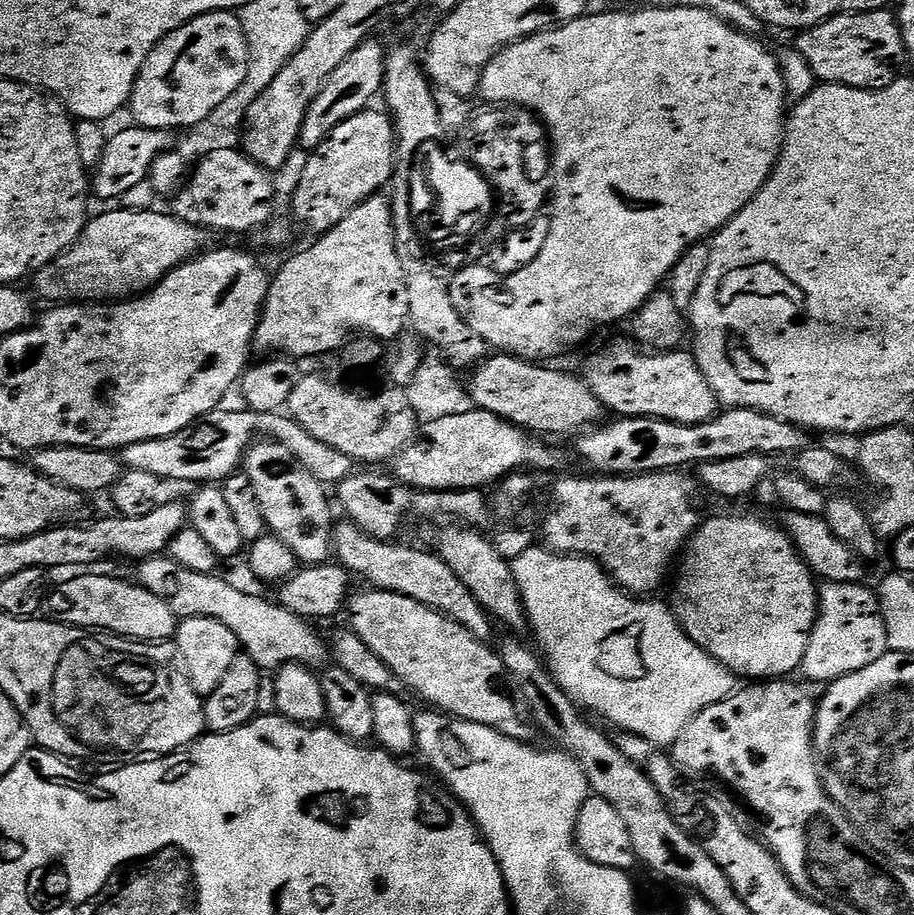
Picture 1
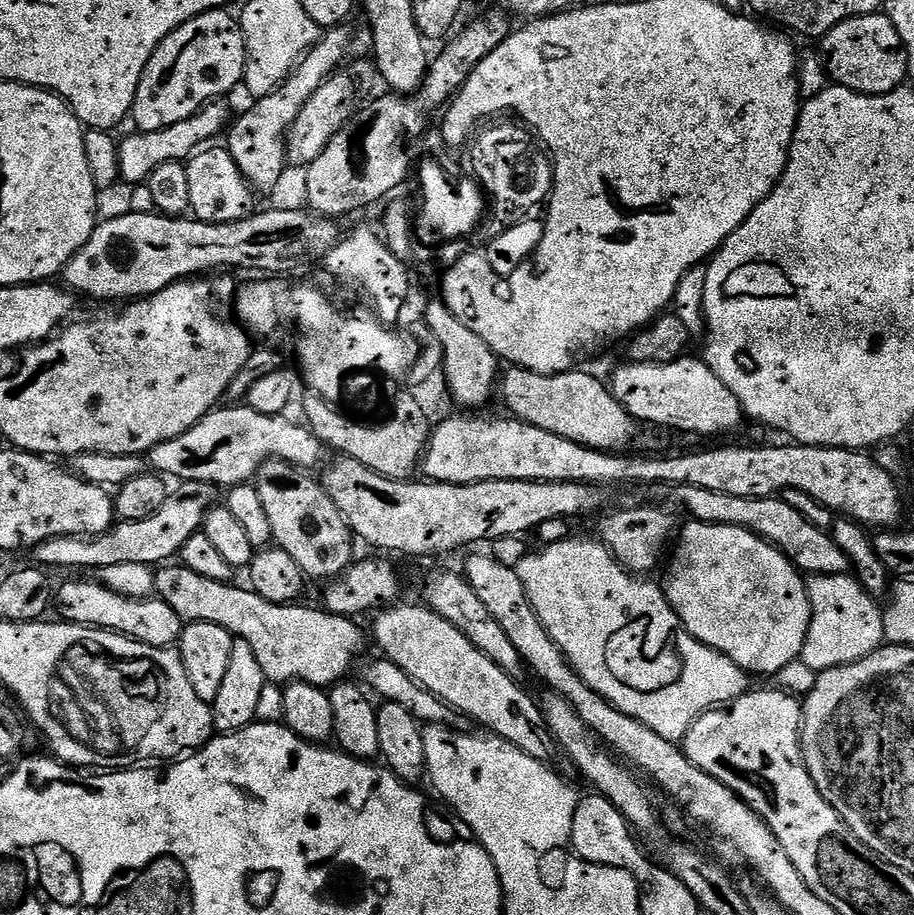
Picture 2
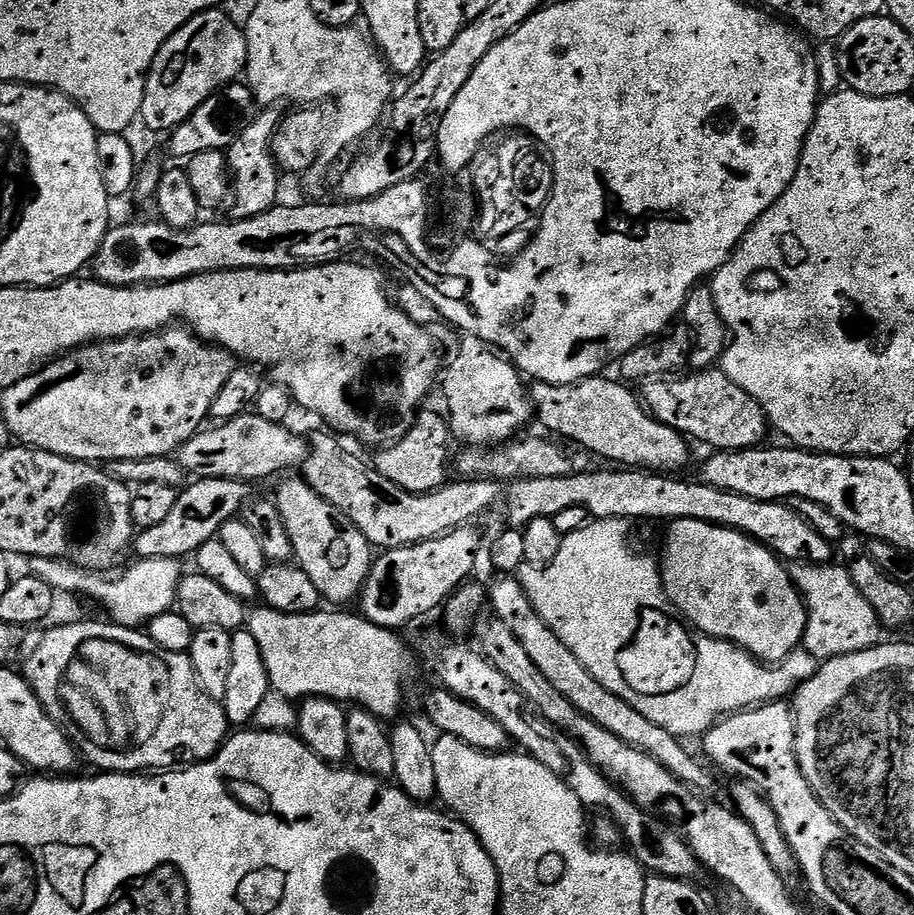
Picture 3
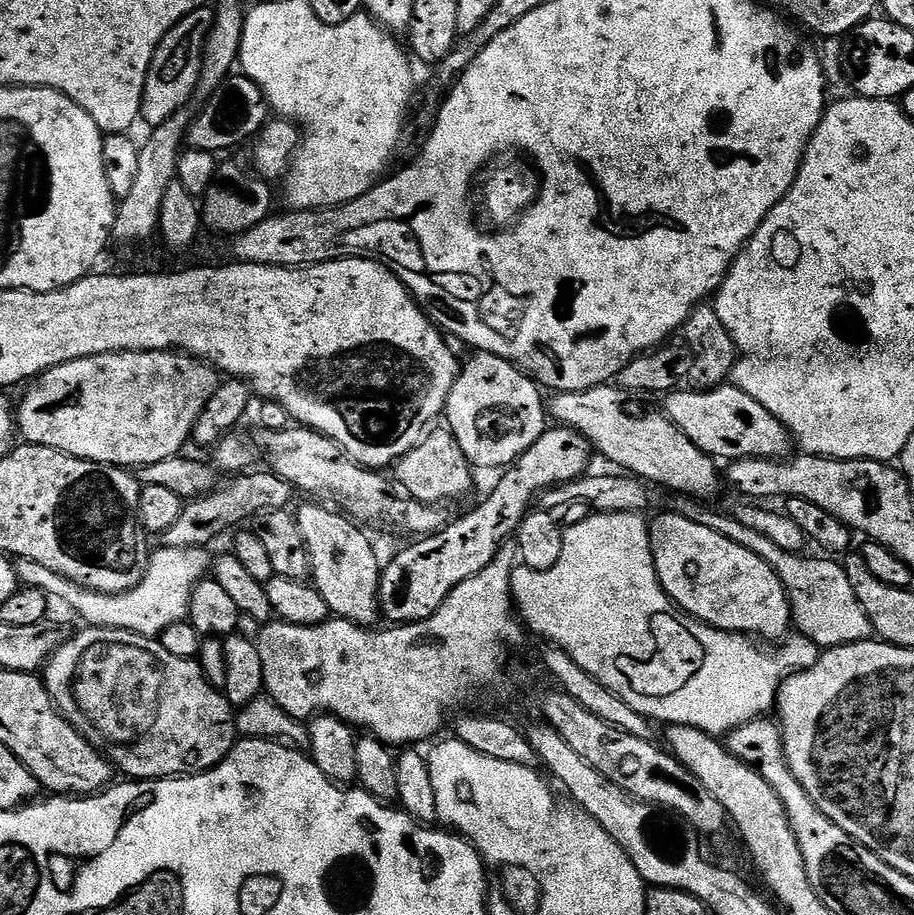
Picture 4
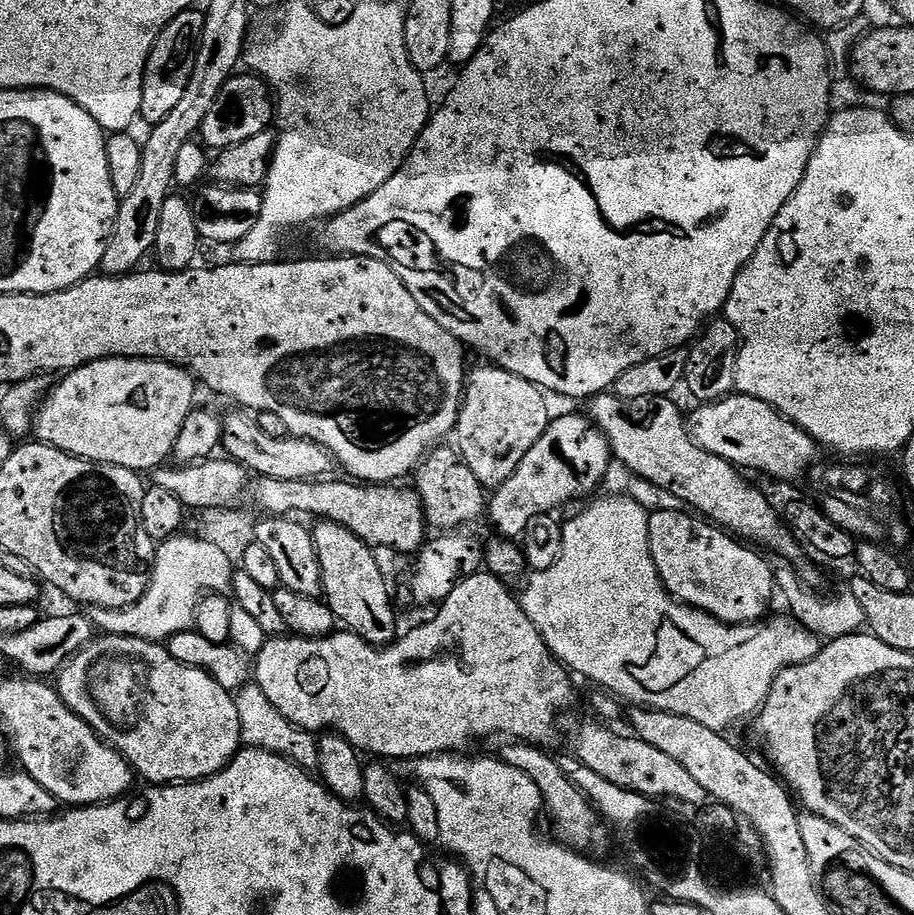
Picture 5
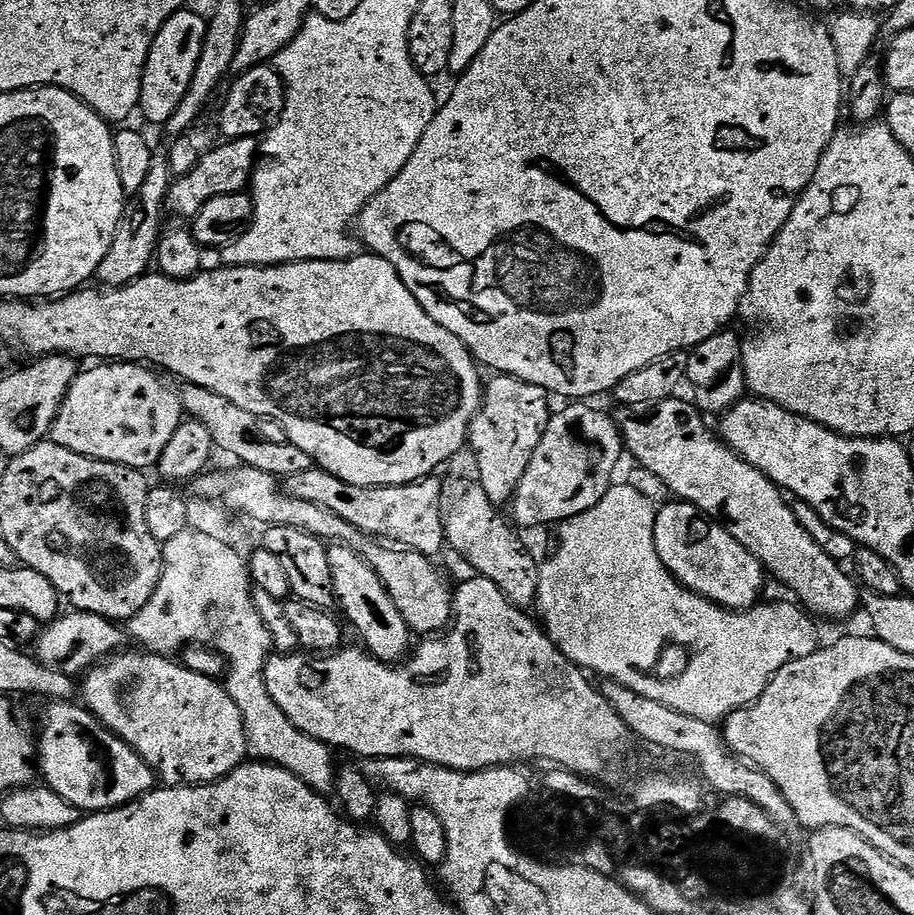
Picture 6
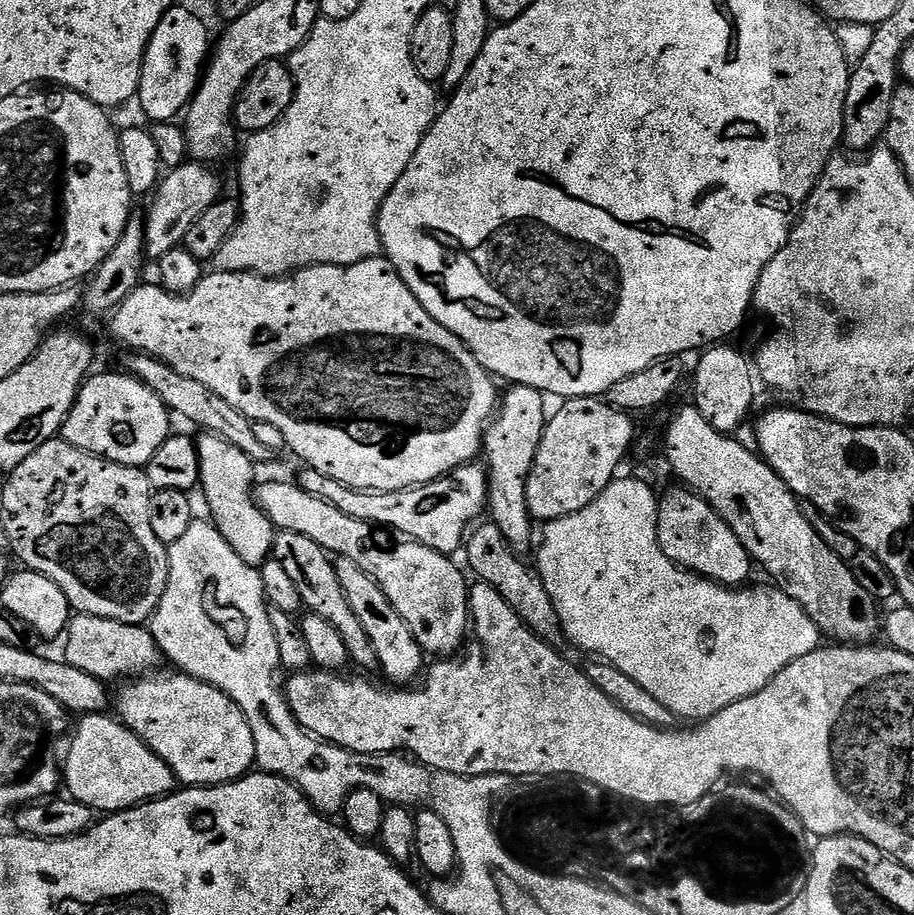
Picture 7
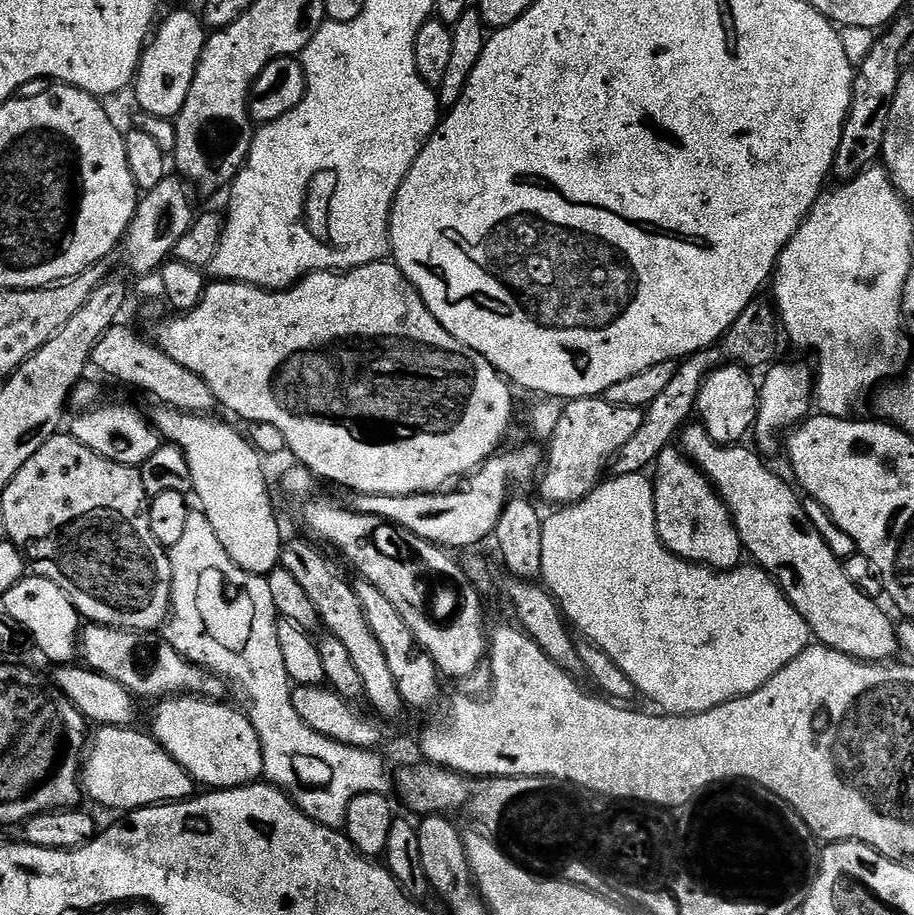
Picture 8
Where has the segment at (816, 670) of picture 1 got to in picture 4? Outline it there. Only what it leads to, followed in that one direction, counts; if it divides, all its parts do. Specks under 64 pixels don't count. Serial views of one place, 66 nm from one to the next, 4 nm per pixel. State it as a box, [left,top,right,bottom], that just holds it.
[668,494,873,650]

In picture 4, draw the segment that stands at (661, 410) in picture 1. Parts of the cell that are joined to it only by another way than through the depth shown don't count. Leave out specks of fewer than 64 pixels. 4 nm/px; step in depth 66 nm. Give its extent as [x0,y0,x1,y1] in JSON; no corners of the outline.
[662,386,794,462]

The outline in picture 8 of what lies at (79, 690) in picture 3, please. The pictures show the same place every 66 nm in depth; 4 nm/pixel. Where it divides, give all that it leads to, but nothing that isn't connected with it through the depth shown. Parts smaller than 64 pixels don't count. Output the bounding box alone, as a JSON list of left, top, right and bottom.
[150,696,264,790]

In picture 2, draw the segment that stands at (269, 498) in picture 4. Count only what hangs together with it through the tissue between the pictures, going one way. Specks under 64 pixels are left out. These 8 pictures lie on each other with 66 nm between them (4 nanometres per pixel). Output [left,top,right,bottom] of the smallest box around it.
[30,480,218,570]

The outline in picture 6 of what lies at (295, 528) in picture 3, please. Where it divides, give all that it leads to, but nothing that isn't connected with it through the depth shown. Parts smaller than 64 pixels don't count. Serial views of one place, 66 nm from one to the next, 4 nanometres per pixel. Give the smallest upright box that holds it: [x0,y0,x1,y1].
[328,544,414,665]

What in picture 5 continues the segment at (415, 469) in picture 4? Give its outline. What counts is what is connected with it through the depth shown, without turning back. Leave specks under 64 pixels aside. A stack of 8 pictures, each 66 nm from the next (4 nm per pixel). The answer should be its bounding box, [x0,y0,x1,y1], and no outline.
[414,446,486,530]

